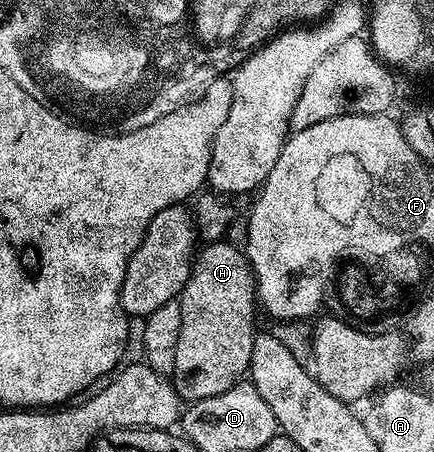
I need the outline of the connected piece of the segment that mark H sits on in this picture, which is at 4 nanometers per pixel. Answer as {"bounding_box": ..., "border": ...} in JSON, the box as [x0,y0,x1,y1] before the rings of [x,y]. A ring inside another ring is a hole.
{"bounding_box":[172,239,256,403],"border":[[[226,239],[203,244],[197,250],[190,266],[190,278],[186,280],[180,296],[180,339],[176,339],[176,363],[172,380],[174,390],[183,402],[193,403],[228,391],[247,376],[252,359],[254,305],[256,309],[256,286],[250,272],[250,261],[241,248],[229,245]]]}

